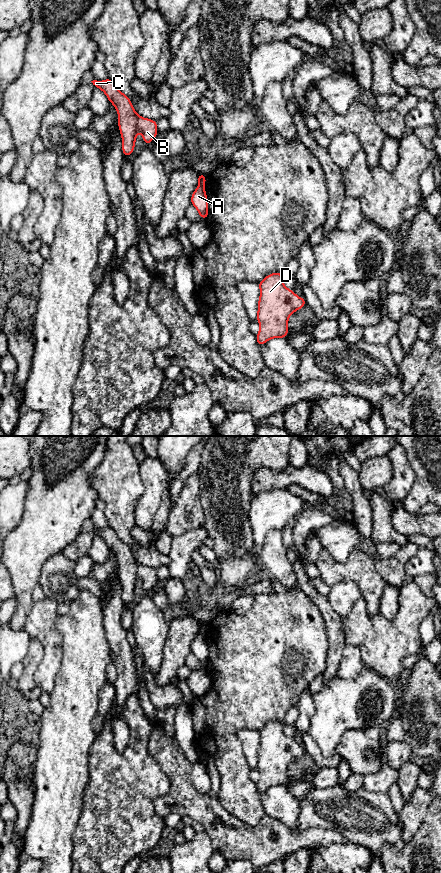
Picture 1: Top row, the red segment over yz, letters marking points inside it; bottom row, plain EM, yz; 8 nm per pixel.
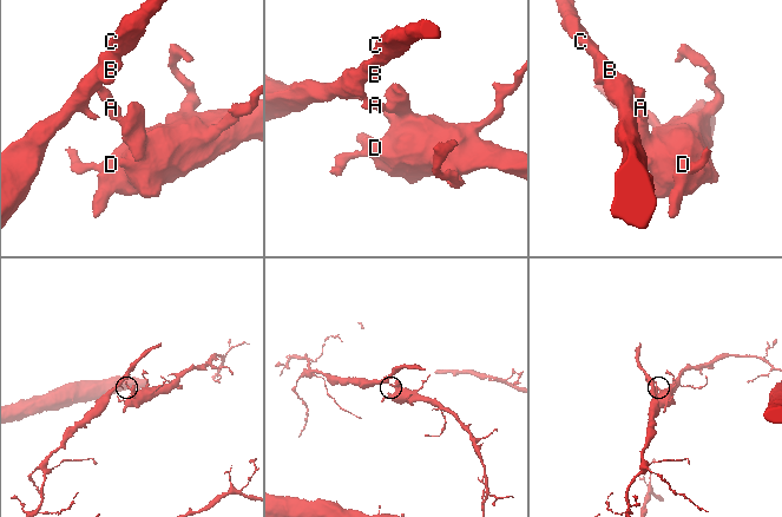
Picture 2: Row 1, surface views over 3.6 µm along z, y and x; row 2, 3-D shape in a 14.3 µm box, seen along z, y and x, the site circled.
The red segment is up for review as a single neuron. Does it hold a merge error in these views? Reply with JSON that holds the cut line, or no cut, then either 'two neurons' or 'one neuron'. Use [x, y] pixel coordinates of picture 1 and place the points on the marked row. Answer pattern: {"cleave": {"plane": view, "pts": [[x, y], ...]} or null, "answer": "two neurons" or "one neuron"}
{"cleave": {"plane": "yz", "pts": [[199, 185], [203, 186]]}, "answer": "two neurons"}

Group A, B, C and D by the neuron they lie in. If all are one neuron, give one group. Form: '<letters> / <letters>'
A D / B C

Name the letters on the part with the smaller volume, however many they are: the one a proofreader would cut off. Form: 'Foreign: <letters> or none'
Foreign: B, C

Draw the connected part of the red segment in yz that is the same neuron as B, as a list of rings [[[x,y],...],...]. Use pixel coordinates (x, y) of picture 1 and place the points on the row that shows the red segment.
[[[112,80],[91,81],[94,87],[102,90],[118,113],[118,127],[122,137],[122,151],[124,157],[133,154],[136,136],[140,131],[143,141],[149,145],[158,135],[157,122],[139,116],[129,97],[118,90]]]

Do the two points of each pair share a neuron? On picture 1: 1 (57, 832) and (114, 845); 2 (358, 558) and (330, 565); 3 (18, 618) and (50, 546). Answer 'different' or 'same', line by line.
1: different
2: same
3: same

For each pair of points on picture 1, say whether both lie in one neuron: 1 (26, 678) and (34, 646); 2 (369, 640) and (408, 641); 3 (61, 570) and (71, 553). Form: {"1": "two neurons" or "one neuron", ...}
{"1": "one neuron", "2": "one neuron", "3": "two neurons"}

